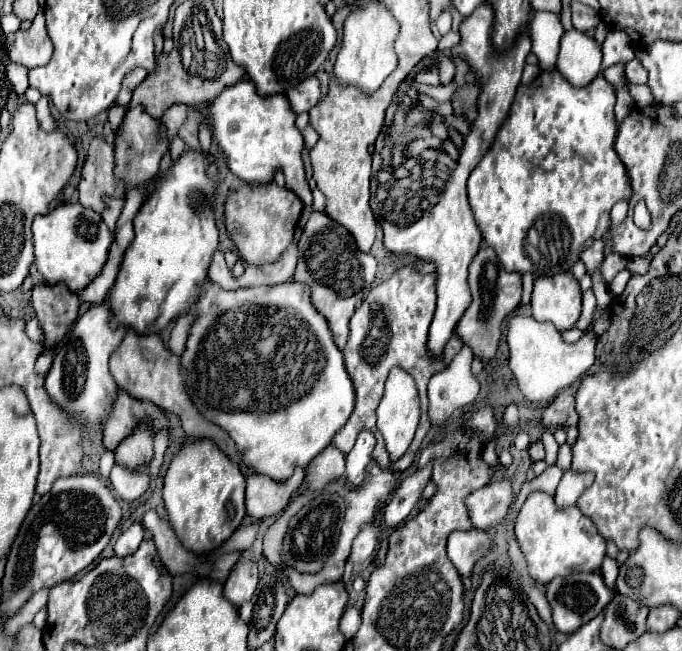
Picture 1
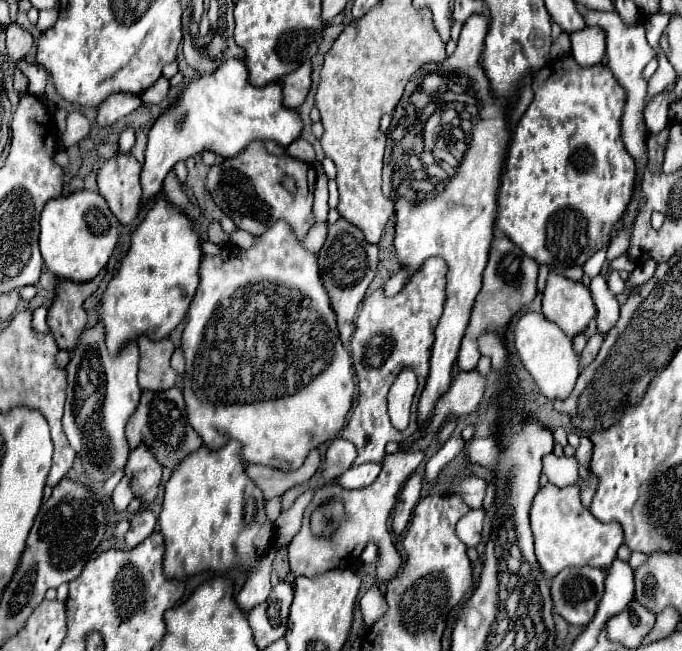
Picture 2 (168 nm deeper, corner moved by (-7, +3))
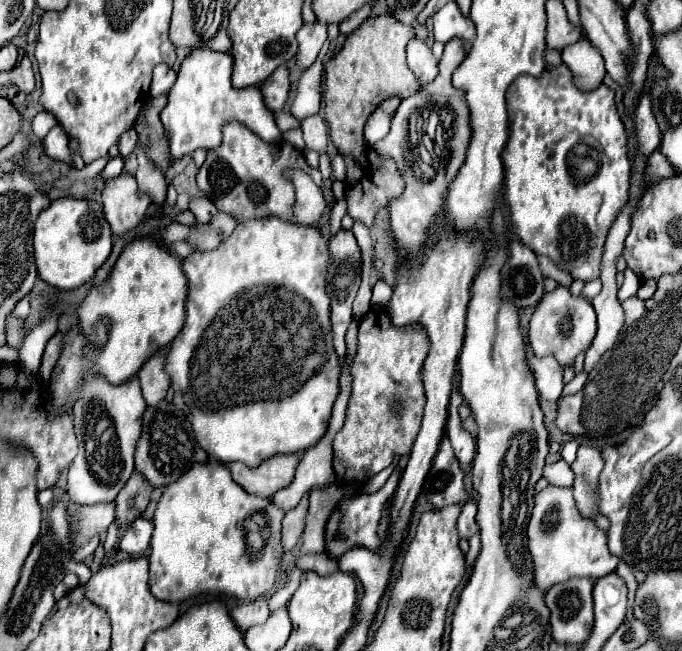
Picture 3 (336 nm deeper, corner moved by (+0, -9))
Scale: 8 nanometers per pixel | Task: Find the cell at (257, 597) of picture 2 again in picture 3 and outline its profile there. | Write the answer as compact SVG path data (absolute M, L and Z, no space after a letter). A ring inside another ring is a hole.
M268 596L250 600L250 602L242 602L236 608L232 608L232 612L230 612L232 620L236 622L236 626L242 632L246 632L250 626L264 624L268 614L270 614L270 610L268 610Z

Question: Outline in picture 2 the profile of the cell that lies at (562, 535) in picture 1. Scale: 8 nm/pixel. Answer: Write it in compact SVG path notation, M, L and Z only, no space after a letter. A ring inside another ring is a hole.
M555 484L543 486L531 506L531 530L535 536L535 554L547 578L557 576L563 568L597 566L609 568L623 544L623 528L617 522L597 520L579 498L579 486L559 488Z

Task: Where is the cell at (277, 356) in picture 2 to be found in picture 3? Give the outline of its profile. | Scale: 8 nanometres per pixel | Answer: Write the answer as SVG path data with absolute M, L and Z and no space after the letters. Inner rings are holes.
M268 216L262 220L248 220L248 224L236 226L236 230L216 248L210 252L196 252L186 258L184 262L184 274L188 278L188 300L186 300L186 322L180 334L172 340L168 348L168 374L172 378L174 390L180 390L180 396L176 392L174 404L182 408L184 404L190 408L192 414L192 432L196 432L198 444L208 452L210 460L218 460L222 464L242 462L248 464L248 468L254 468L256 464L262 464L264 460L280 454L294 454L294 452L306 452L308 448L316 446L318 440L324 436L328 428L328 420L332 414L332 406L340 394L340 358L334 352L332 346L332 330L330 330L330 298L324 292L326 282L326 262L328 262L328 248L322 234L312 226L302 224L288 224L276 216Z

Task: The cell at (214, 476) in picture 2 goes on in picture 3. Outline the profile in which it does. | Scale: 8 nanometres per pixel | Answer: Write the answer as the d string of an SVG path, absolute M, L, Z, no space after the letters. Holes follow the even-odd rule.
M220 462L194 464L180 480L168 484L154 512L154 534L150 544L150 590L156 598L166 602L182 602L202 592L220 592L236 596L240 600L254 600L270 592L276 570L280 568L282 544L280 544L280 522L284 512L276 508L268 498L248 494L238 486L230 470ZM242 558L248 558L248 572L242 568Z

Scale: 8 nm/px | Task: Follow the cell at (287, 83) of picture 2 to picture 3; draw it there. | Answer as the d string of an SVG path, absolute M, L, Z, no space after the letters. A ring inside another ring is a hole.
M286 66L276 68L276 72L272 72L272 76L268 76L268 80L264 80L264 84L260 88L262 88L264 102L266 102L268 110L280 112L288 100L288 94L290 94L290 72L288 72L288 68Z

